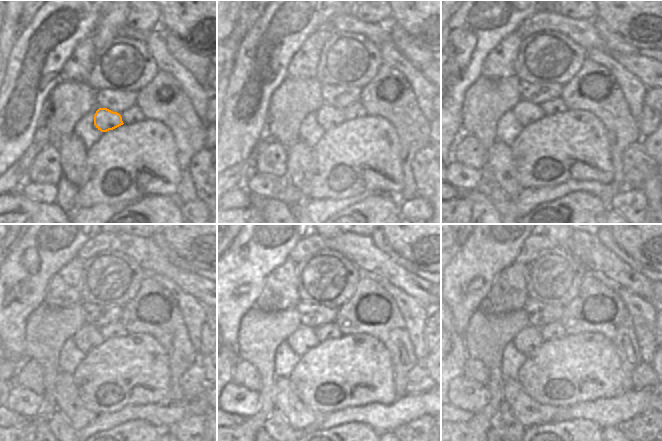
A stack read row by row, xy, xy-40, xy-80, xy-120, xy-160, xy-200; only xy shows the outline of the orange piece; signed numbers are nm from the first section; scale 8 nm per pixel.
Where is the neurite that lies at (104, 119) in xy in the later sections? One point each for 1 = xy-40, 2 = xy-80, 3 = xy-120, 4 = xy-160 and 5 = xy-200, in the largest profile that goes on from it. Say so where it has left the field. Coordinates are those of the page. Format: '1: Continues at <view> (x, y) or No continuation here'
1: Continues at xy-40 (328, 117)
2: Continues at xy-80 (550, 114)
3: Continues at xy-120 (93, 337)
4: Continues at xy-160 (304, 339)
5: Continues at xy-200 (529, 340).

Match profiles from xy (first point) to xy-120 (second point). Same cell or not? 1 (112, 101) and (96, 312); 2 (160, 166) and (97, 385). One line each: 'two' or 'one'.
1: one
2: one

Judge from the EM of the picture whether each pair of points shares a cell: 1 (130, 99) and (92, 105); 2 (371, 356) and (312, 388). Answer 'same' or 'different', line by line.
1: same
2: same

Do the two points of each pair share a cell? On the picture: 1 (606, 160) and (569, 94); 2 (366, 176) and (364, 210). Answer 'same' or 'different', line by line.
1: different
2: different

